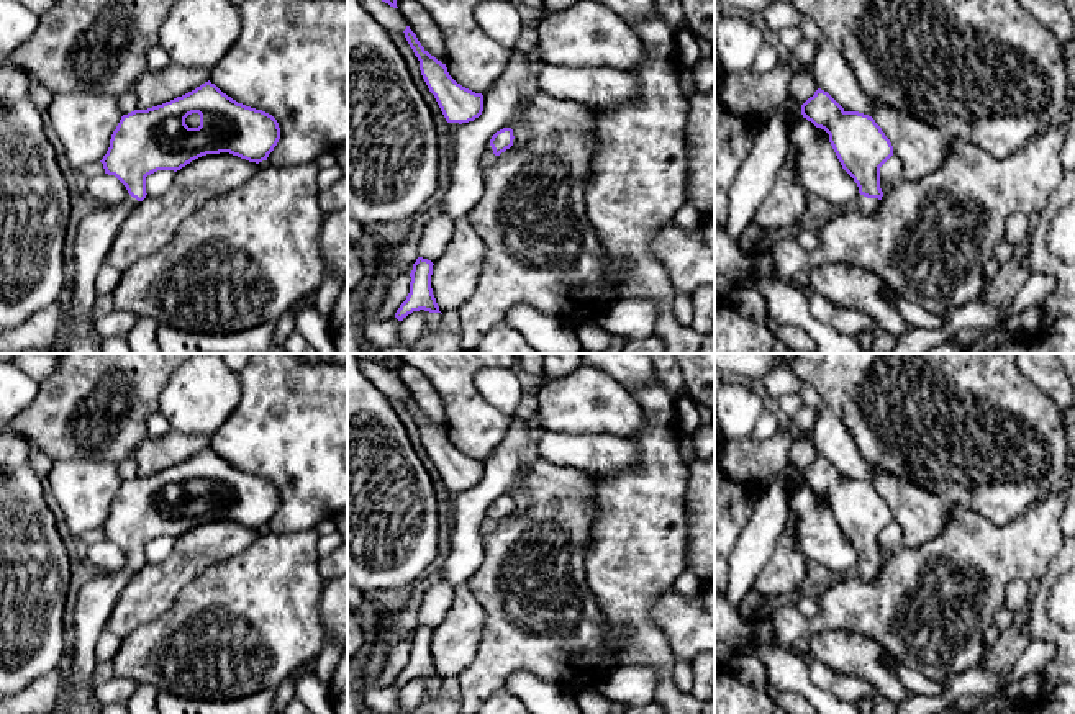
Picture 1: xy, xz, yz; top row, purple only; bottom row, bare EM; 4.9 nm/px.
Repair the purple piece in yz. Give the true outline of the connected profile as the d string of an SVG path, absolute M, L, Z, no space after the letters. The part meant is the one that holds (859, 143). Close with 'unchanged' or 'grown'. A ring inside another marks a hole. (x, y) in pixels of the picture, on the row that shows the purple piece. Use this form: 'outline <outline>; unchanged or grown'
outline M821 88L801 105L801 115L829 134L842 169L859 187L857 210L872 215L883 197L880 167L893 156L890 139L872 116L846 111Z; grown

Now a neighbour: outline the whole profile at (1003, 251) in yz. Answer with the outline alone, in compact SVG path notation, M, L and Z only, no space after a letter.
M1000 241L993 249L993 259L998 262L998 265L1005 265L1013 259L1014 247L1006 241Z

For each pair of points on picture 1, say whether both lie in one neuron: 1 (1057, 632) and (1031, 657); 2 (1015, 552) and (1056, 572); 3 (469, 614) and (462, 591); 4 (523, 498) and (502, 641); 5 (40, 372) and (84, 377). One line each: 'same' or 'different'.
1: different
2: different
3: same
4: different
5: different

